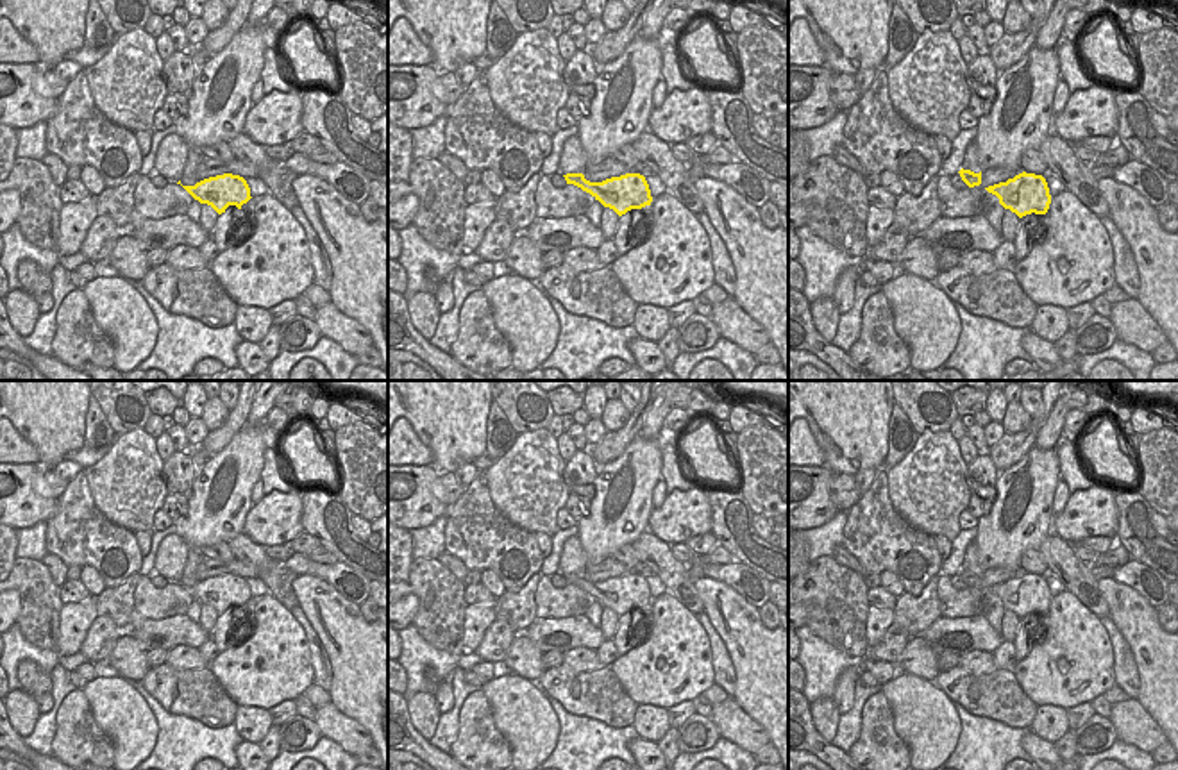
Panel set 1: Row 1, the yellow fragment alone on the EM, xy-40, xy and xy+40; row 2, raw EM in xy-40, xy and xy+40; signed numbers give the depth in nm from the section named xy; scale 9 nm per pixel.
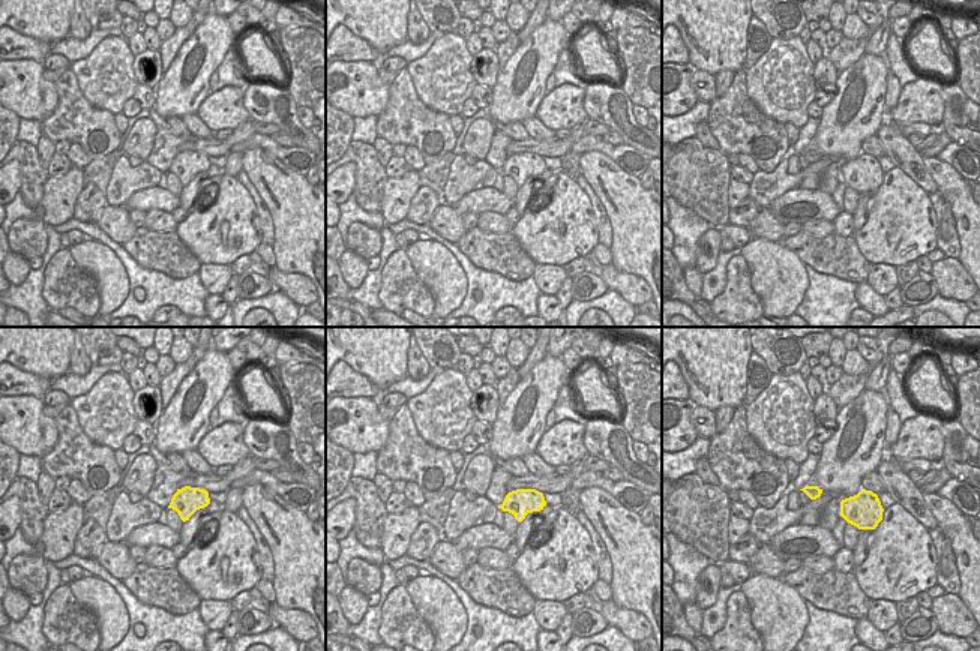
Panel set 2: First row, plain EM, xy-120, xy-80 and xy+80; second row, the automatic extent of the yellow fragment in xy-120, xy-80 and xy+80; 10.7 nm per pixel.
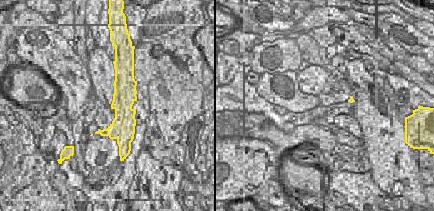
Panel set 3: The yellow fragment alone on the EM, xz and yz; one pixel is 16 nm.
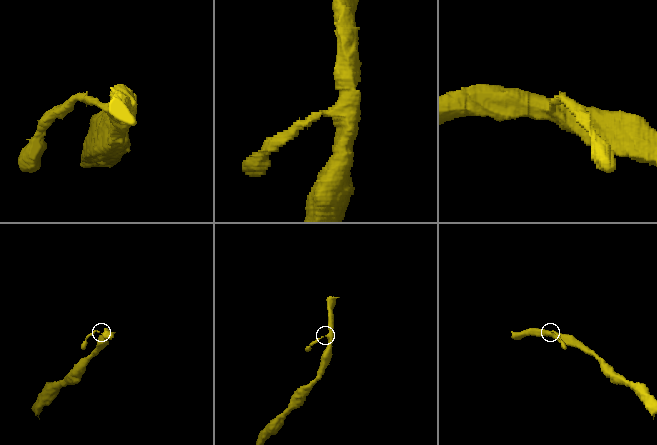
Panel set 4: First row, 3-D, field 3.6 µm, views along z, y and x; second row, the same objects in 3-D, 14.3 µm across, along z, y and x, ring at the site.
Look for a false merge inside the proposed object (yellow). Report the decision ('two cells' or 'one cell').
one cell

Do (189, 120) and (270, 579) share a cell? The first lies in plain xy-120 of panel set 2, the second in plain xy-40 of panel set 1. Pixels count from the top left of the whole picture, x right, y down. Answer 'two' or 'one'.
one

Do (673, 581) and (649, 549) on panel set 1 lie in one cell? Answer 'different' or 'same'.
same

